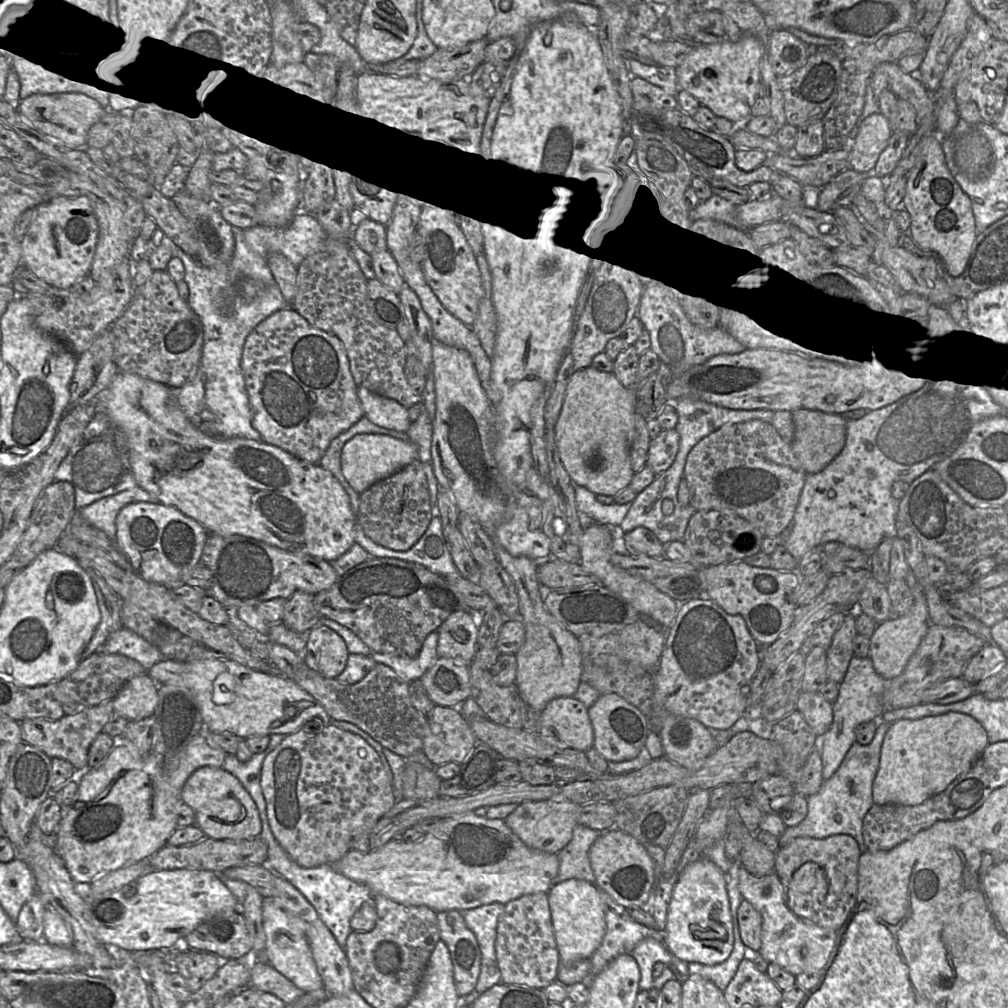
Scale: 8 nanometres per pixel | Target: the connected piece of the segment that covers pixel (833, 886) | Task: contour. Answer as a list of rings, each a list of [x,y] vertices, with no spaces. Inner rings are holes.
[[[837,834],[826,838],[799,837],[788,845],[779,847],[775,858],[775,872],[783,888],[783,899],[787,902],[789,884],[793,873],[806,862],[815,862],[825,872],[828,891],[823,907],[818,911],[818,918],[814,919],[817,926],[839,930],[855,906],[858,893],[858,867],[861,849],[851,835]]]

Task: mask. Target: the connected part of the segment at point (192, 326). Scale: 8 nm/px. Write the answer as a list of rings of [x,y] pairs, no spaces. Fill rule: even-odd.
[[[167,269],[153,270],[146,282],[135,286],[124,313],[110,327],[114,335],[114,361],[120,371],[161,382],[170,388],[189,383],[202,356],[203,322],[177,288]]]

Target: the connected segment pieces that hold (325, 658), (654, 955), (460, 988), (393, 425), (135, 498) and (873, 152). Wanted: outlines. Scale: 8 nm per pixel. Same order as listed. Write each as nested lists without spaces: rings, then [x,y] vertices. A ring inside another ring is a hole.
[[[319,623],[309,630],[302,659],[310,669],[323,677],[336,678],[343,672],[348,655],[344,639],[330,627]]]
[[[647,937],[635,946],[631,954],[640,969],[639,990],[648,991],[653,988],[652,971],[657,962],[662,962],[669,967],[682,983],[690,976],[689,963],[671,953],[663,941]]]
[[[463,911],[437,913],[440,940],[448,947],[458,995],[467,996],[476,986],[480,974],[481,953],[473,932],[467,927]]]
[[[358,386],[357,395],[364,410],[364,416],[372,423],[401,432],[406,432],[412,423],[408,408],[398,401],[379,395]]]
[[[137,486],[118,494],[101,498],[79,510],[83,519],[101,530],[110,540],[116,539],[116,518],[123,507],[134,502],[159,502],[157,498]]]
[[[881,113],[865,118],[847,152],[847,169],[858,173],[871,170],[887,146],[892,132],[888,119]]]

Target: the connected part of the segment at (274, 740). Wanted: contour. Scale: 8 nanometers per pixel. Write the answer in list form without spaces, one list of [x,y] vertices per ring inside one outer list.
[[[282,734],[271,735],[267,748],[259,754],[254,754],[252,758],[246,762],[239,761],[235,755],[226,754],[222,765],[224,770],[231,773],[240,781],[255,804],[257,803],[261,820],[267,817],[266,802],[260,784],[262,764],[266,756],[272,752],[284,738],[285,736]]]

